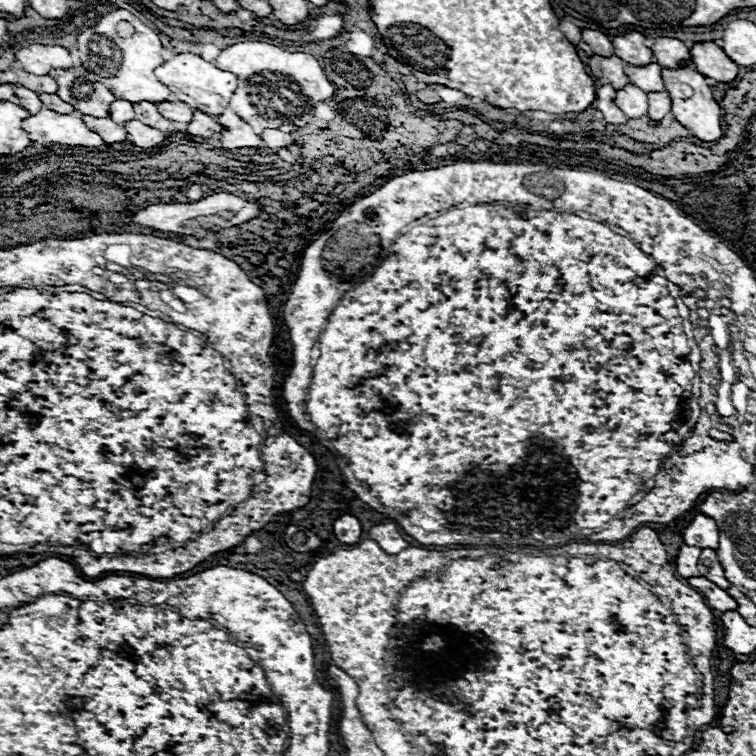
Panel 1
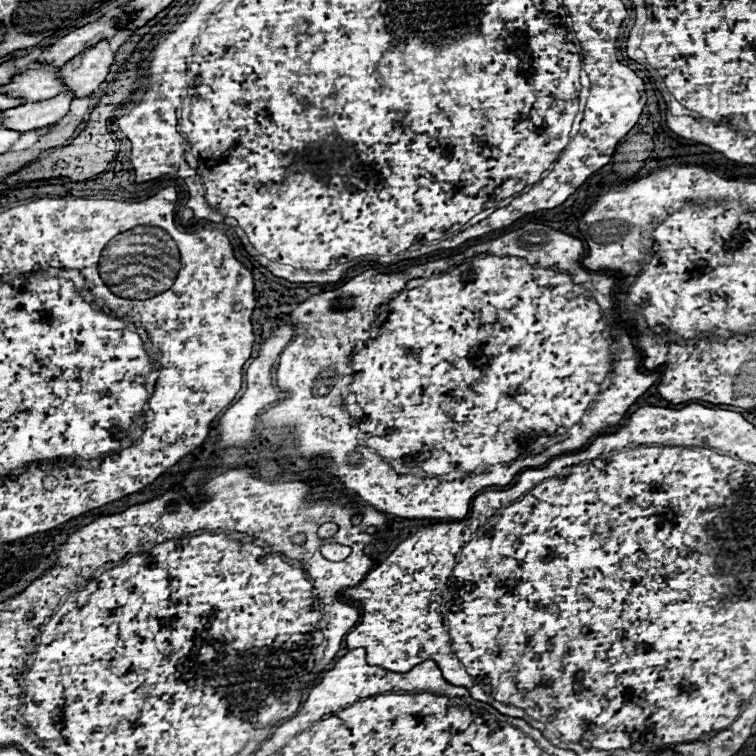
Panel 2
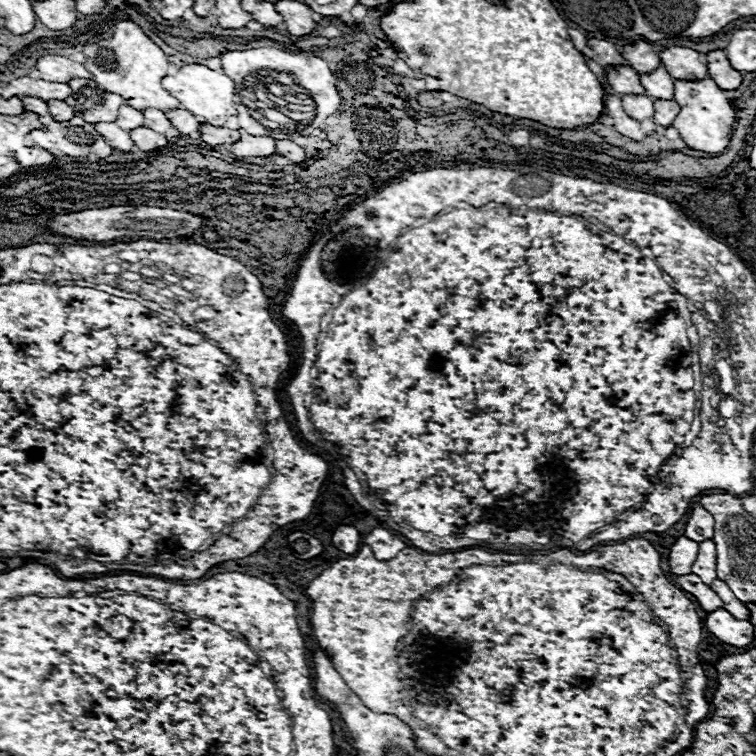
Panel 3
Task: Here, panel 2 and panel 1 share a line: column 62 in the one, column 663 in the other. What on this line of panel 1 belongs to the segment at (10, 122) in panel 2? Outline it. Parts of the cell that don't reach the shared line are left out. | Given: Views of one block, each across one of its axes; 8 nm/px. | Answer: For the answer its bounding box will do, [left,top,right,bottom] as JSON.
[648,92,670,122]

